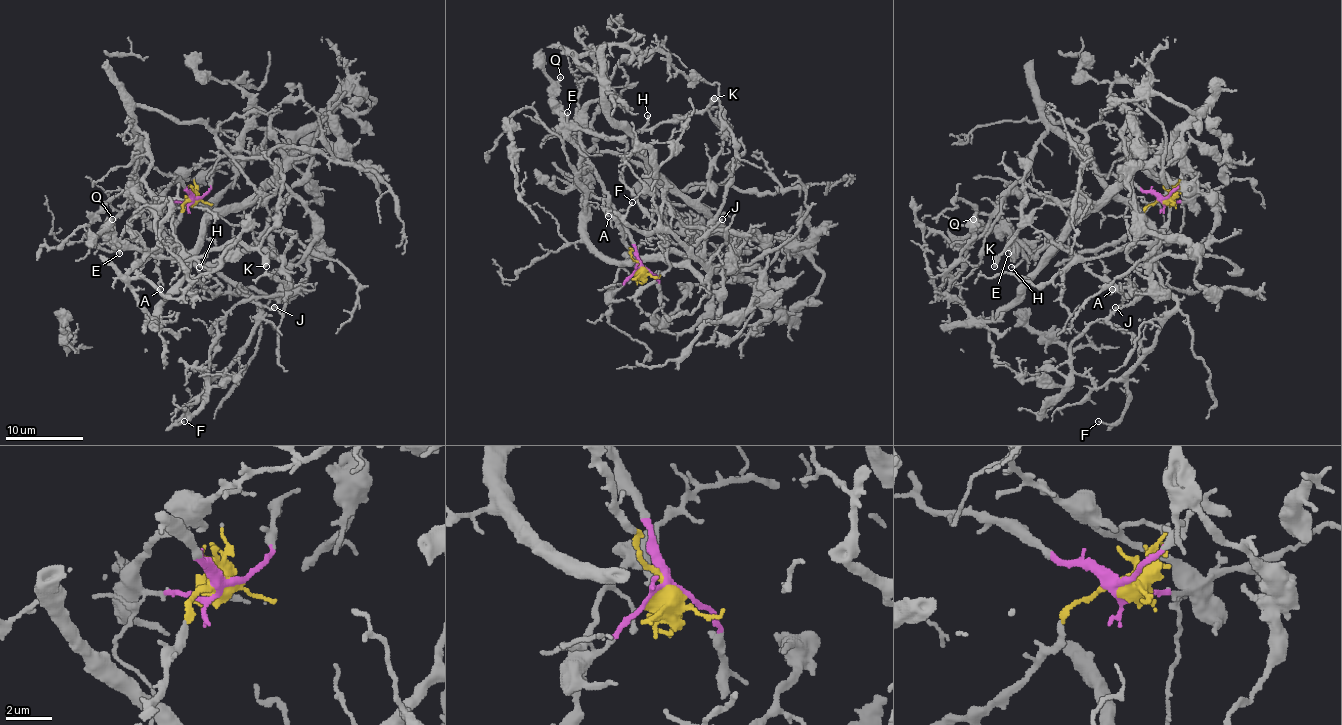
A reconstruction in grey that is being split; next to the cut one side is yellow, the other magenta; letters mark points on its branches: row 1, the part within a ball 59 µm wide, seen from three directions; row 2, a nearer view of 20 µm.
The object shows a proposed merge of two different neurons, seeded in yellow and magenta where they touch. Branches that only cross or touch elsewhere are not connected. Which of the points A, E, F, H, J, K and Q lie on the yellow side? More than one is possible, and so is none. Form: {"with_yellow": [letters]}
{"with_yellow": ["A", "E", "H", "K", "Q"]}

